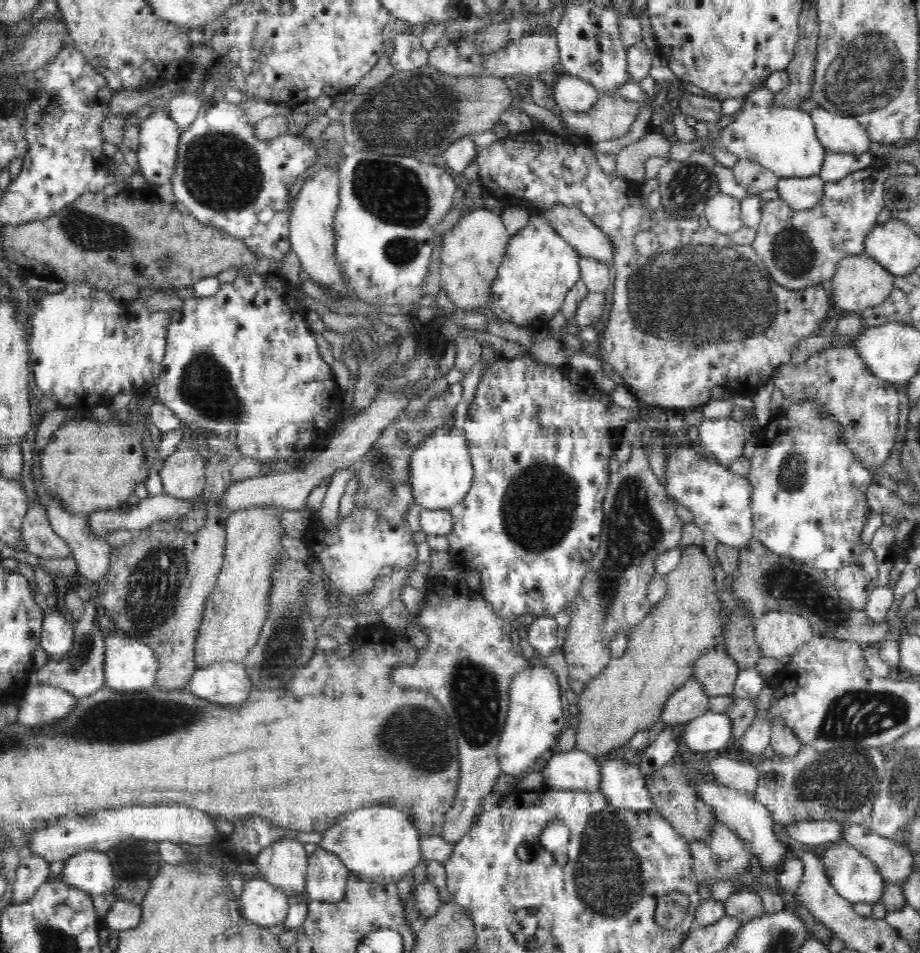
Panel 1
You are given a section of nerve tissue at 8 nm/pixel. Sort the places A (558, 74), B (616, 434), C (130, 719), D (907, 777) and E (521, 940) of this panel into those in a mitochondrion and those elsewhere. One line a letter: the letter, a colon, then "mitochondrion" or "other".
A: other
B: other
C: mitochondrion
D: mitochondrion
E: mitochondrion

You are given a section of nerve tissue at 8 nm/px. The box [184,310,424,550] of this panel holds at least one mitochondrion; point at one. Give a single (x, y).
(385, 474)

